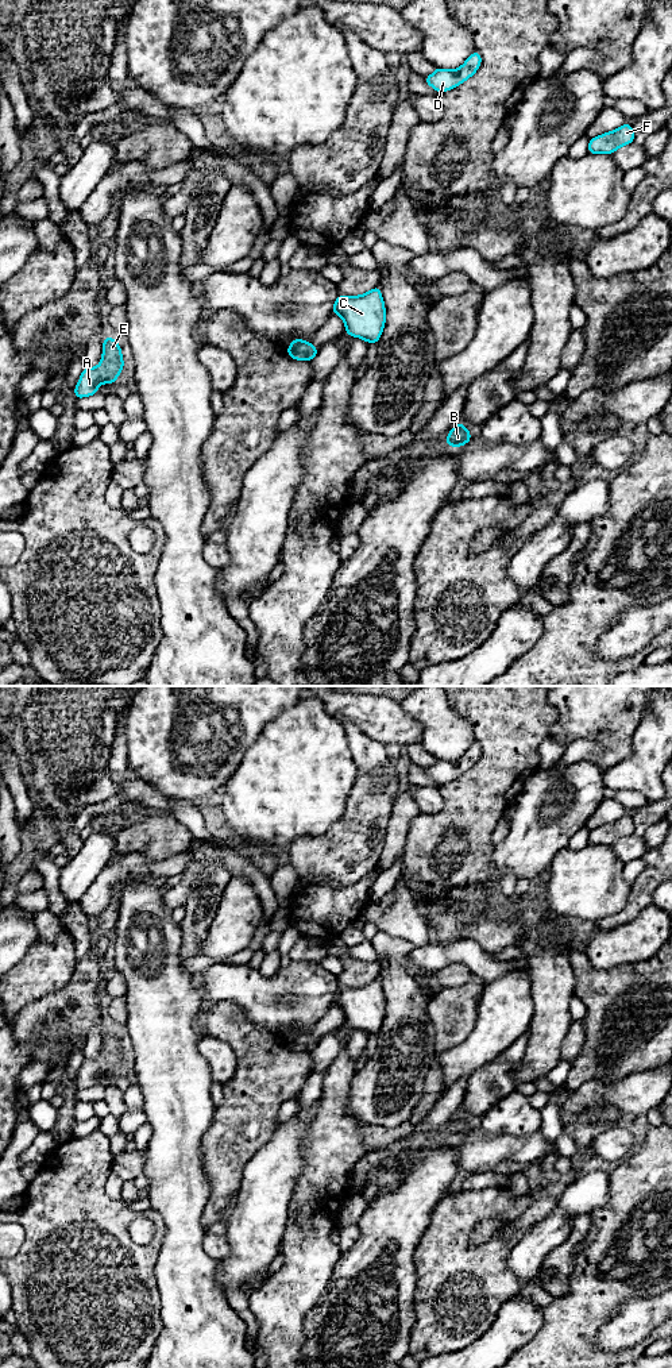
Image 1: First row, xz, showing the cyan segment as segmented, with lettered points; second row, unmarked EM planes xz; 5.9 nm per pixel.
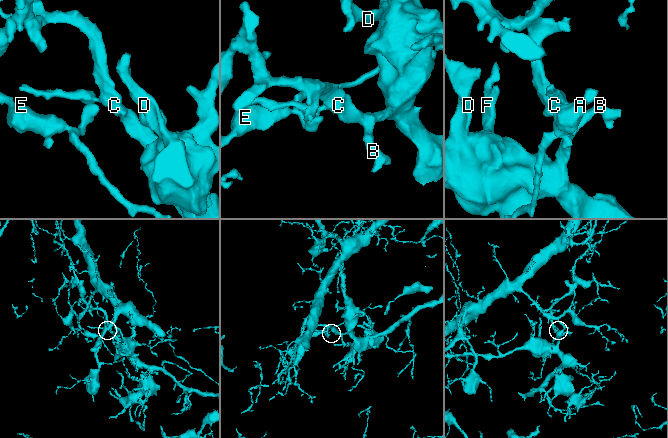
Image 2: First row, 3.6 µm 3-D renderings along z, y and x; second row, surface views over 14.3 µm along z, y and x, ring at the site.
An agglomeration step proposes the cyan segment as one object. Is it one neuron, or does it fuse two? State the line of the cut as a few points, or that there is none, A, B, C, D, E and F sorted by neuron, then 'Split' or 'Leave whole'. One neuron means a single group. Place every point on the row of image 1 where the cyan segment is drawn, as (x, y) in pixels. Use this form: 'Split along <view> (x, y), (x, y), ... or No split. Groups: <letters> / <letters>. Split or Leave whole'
Split along xz (304, 340), (292, 343). Groups: A E / B C D F. Split

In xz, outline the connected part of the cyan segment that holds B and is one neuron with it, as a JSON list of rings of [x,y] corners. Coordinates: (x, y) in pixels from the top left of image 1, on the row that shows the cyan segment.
[[[457,421],[453,428],[448,432],[445,443],[451,447],[461,447],[471,442],[471,433],[467,427]]]

